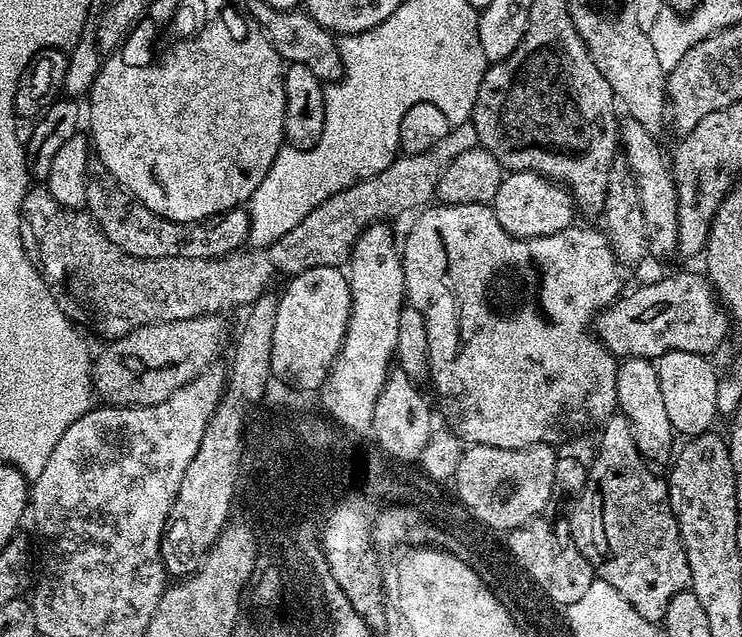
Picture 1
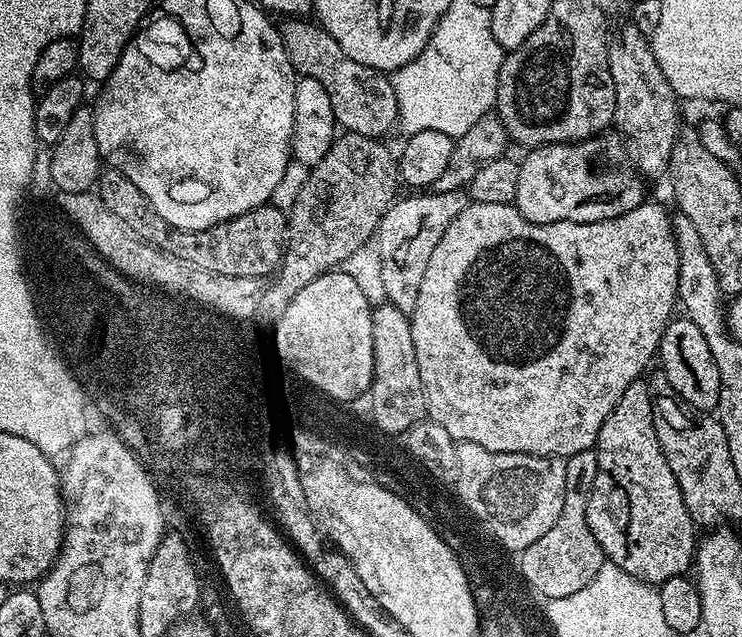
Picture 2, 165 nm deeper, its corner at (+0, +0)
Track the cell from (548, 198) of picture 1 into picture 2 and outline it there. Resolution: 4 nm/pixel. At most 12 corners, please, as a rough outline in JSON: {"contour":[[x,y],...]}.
{"contour":[[616,134],[519,161],[535,224],[602,222],[645,203]]}

